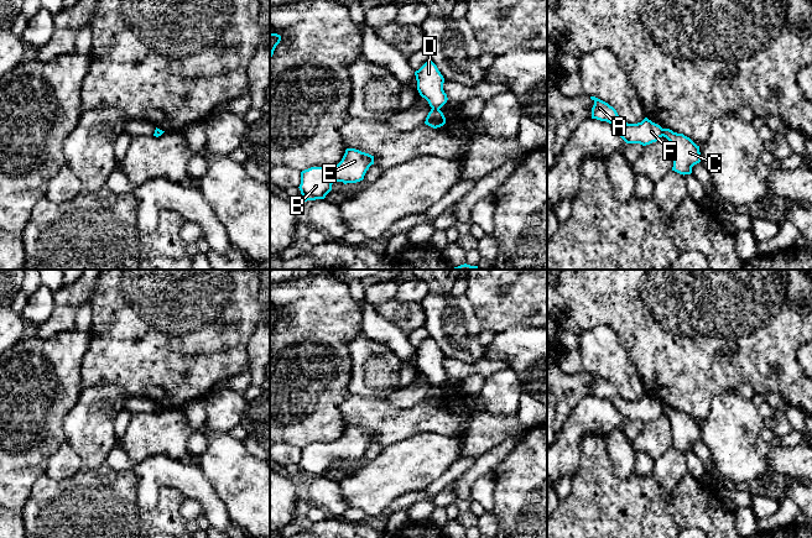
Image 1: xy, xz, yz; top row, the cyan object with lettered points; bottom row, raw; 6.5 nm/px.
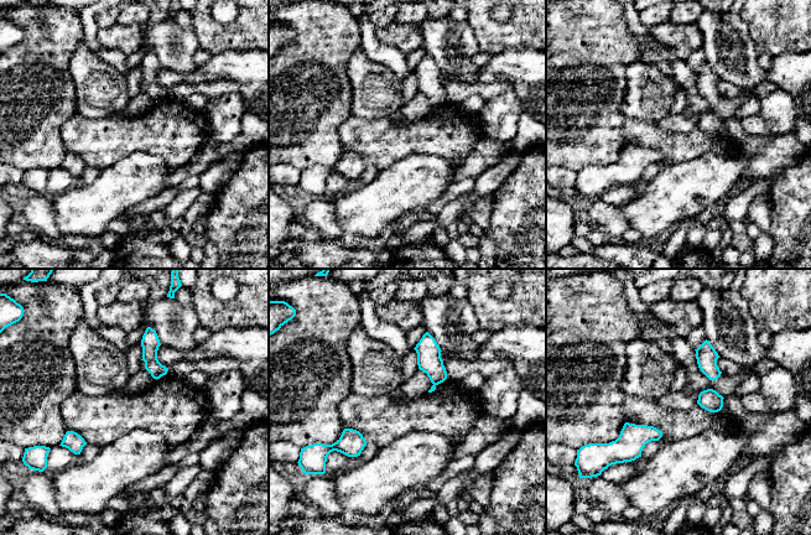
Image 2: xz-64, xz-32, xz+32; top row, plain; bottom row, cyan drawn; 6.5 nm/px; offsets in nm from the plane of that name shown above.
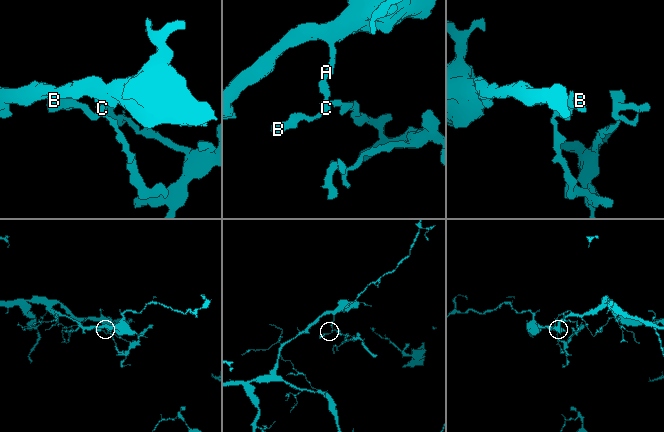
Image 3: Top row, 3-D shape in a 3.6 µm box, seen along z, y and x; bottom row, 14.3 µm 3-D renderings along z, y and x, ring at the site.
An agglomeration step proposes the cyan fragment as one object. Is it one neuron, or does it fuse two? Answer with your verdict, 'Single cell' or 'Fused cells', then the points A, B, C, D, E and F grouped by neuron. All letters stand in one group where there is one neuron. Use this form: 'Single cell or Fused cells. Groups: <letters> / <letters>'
Fused cells. Groups: A D F / B C E

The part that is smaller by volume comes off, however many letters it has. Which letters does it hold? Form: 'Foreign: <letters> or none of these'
Foreign: B, C, E

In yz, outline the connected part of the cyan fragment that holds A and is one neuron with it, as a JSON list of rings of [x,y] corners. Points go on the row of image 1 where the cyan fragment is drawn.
[[[590,96],[590,99],[594,101],[592,119],[611,124],[626,143],[640,143],[646,146],[662,137],[663,129],[647,117],[637,124],[628,124],[619,117],[616,110],[608,103],[595,96]]]

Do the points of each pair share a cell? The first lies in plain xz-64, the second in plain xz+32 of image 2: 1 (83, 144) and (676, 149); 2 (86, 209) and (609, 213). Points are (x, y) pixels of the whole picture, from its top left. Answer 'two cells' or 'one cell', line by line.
1: one cell
2: two cells

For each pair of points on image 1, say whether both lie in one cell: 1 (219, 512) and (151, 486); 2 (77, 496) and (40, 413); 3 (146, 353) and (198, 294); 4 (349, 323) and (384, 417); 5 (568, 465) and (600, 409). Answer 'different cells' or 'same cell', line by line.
1: same cell
2: different cells
3: same cell
4: different cells
5: same cell

